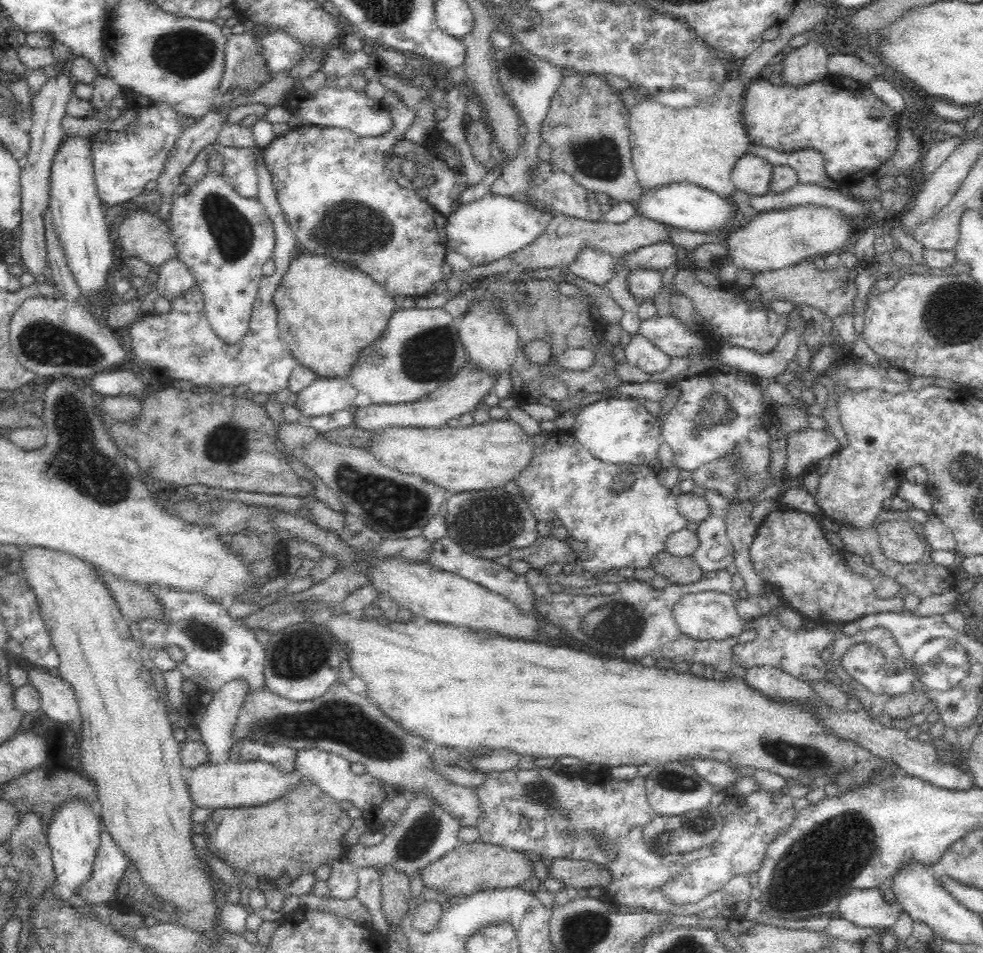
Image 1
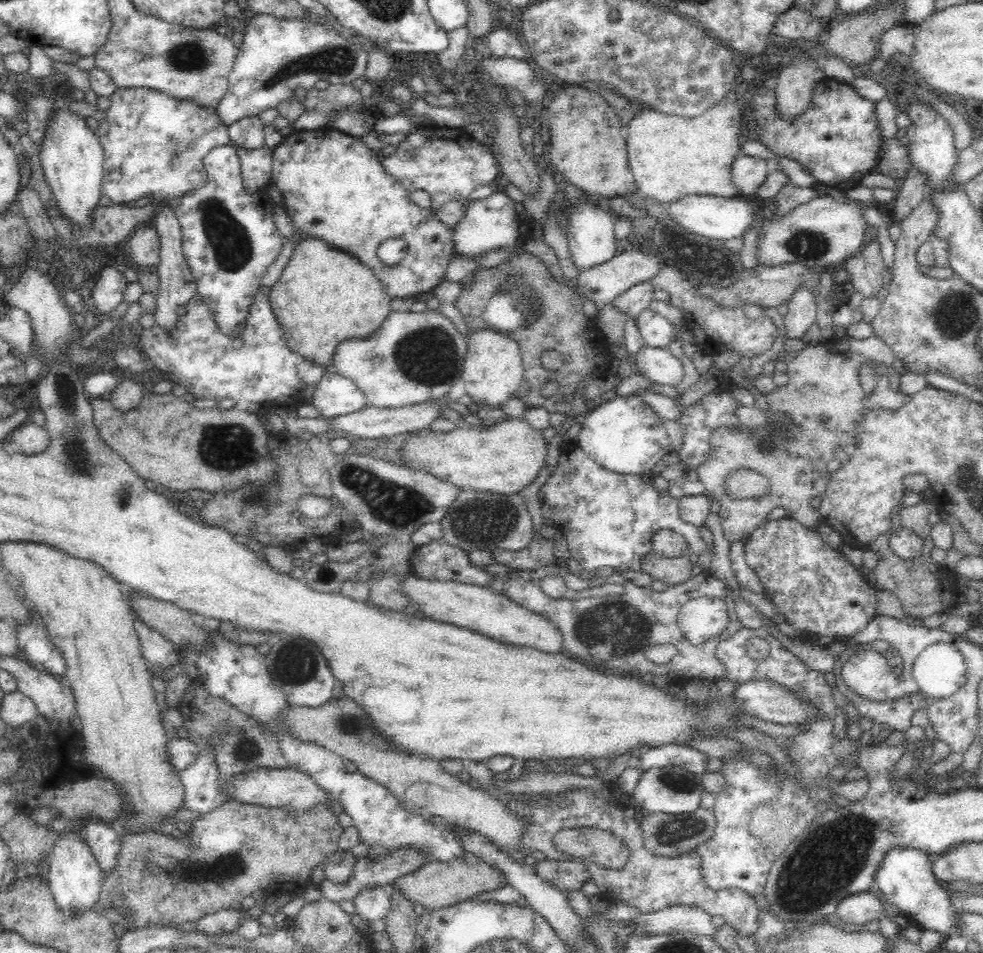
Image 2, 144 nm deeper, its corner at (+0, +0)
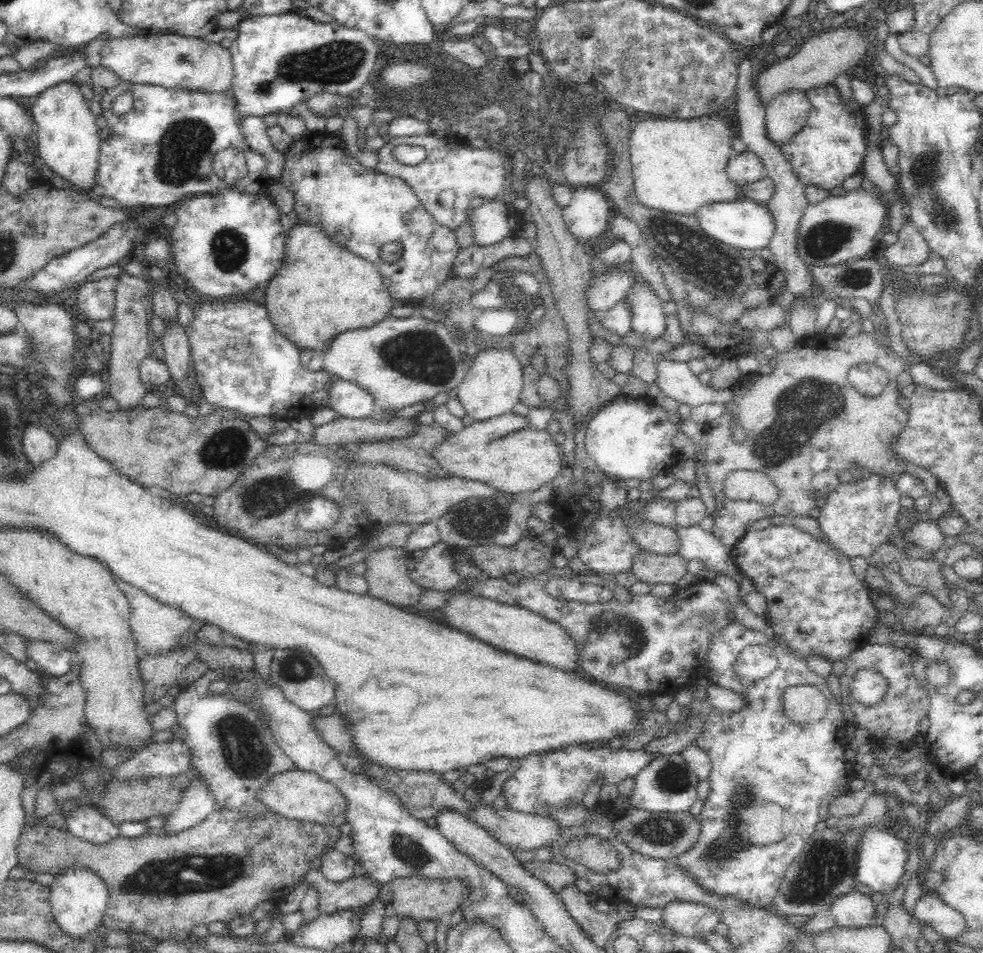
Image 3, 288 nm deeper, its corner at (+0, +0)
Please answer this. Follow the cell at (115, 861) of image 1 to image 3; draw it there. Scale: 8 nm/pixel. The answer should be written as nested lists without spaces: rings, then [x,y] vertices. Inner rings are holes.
[[[80,804],[80,808],[66,818],[66,830],[72,836],[92,844],[106,844],[120,836],[120,828],[88,804]]]

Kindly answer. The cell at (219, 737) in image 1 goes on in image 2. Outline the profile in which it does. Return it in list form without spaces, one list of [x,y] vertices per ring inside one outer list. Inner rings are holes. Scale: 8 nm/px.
[[[212,748],[202,750],[198,760],[178,776],[186,792],[182,808],[196,812],[200,816],[216,810],[216,796],[220,794],[220,790],[218,790],[218,768],[214,762]]]

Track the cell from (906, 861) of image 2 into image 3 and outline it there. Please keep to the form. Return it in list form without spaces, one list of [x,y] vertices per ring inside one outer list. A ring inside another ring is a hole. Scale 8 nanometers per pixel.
[[[866,826],[856,850],[856,870],[854,882],[870,888],[874,894],[890,894],[896,890],[906,866],[906,842],[896,838],[896,832],[890,832],[882,826]]]

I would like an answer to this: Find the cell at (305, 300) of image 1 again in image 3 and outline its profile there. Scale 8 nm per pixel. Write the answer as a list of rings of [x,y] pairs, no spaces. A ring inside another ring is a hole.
[[[296,222],[286,232],[284,250],[284,262],[268,282],[264,306],[268,308],[268,316],[274,322],[274,326],[300,350],[310,348],[316,352],[324,352],[338,334],[358,328],[372,328],[386,320],[386,316],[390,314],[394,300],[390,298],[390,292],[386,290],[378,268],[362,256],[340,248],[320,226]]]

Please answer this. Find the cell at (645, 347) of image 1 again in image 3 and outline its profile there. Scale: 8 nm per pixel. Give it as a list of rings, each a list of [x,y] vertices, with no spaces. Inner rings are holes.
[[[660,360],[656,362],[658,368],[658,386],[666,394],[666,398],[672,398],[674,402],[694,410],[700,406],[710,404],[726,404],[732,400],[734,392],[728,390],[714,390],[712,386],[706,386],[694,376],[686,362],[676,360]]]

